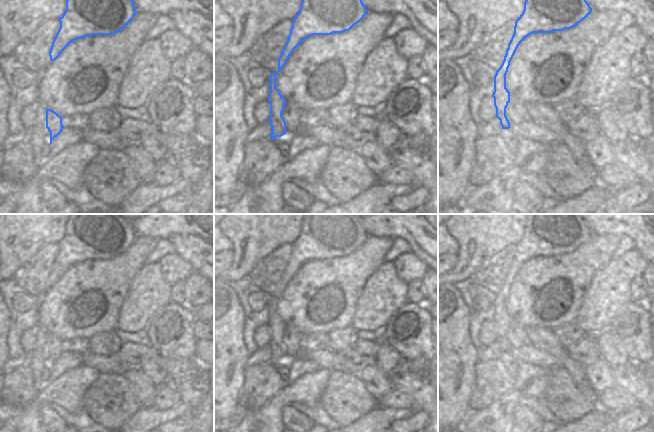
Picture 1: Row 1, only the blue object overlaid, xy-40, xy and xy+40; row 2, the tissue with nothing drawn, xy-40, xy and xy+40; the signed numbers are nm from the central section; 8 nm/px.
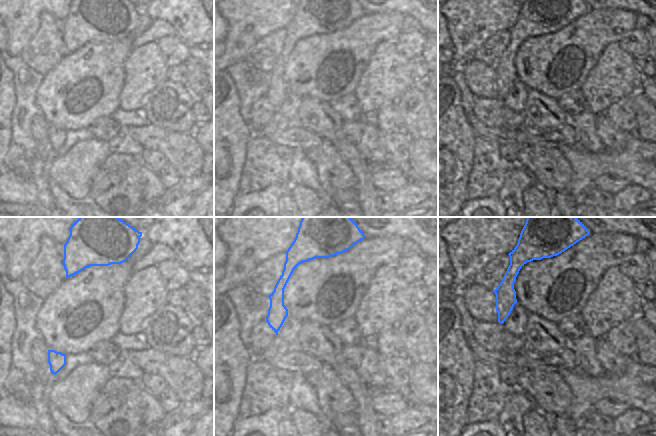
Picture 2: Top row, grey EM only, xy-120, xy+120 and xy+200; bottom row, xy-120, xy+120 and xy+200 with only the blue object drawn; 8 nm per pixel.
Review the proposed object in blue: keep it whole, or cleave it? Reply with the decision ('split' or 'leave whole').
split

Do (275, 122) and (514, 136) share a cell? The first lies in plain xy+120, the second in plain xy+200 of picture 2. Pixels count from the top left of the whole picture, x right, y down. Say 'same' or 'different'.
different

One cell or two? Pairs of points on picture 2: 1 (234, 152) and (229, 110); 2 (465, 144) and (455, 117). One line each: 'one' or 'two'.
1: one
2: one

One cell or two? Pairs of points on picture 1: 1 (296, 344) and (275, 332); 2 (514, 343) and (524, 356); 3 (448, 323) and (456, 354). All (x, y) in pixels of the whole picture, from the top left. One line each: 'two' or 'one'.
1: one
2: two
3: one

